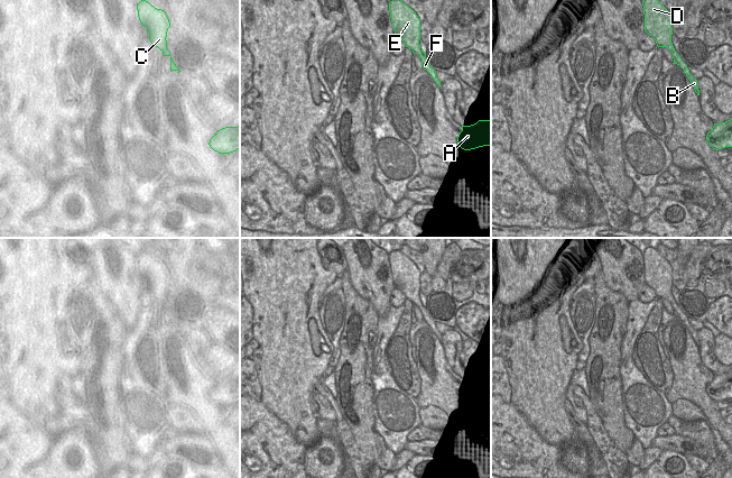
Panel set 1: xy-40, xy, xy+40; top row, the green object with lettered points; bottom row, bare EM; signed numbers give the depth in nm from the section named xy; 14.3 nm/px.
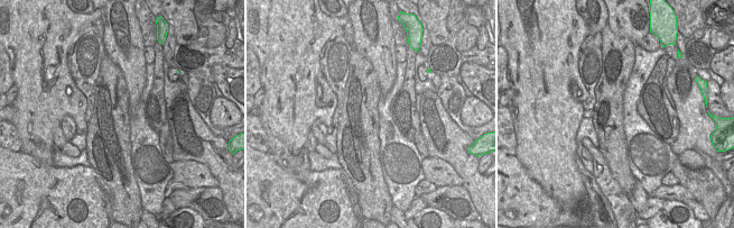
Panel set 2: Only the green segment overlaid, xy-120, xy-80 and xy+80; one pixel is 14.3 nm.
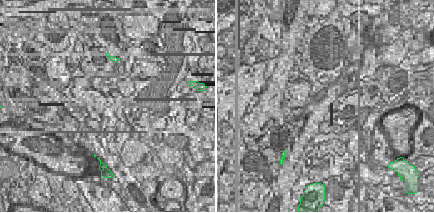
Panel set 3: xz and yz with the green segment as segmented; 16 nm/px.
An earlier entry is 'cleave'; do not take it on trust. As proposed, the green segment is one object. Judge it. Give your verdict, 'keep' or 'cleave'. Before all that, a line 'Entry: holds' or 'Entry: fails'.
Entry: fails
keep

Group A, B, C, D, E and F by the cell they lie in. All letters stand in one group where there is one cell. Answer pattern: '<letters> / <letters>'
A B C D E F

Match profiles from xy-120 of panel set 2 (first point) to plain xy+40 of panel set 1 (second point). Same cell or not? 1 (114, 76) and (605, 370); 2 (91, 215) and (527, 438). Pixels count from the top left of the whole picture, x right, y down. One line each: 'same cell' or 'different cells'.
1: same cell
2: same cell

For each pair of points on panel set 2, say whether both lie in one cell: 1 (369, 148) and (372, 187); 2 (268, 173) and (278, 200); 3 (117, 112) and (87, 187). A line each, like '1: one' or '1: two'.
1: one
2: one
3: two

